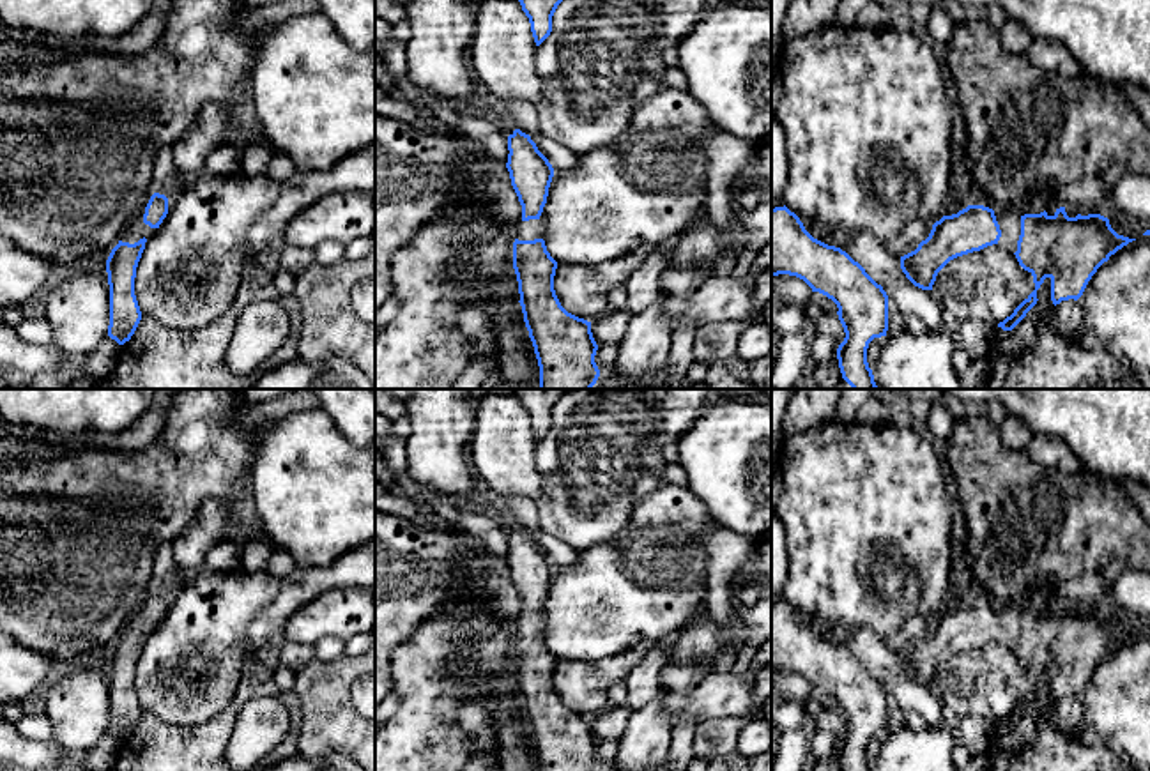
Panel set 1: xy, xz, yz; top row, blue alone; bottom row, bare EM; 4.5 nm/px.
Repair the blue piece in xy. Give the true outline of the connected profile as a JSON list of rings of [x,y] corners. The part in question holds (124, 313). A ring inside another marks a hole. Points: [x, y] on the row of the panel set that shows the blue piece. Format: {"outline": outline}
{"outline": [[[154,193],[145,207],[126,228],[106,260],[110,285],[108,336],[124,345],[134,334],[142,311],[134,295],[136,267],[147,240],[168,214],[168,198]]]}

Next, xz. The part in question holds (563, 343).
{"outline": [[[520,129],[508,136],[508,150],[506,168],[522,205],[522,221],[515,226],[513,269],[518,281],[518,302],[540,366],[540,389],[591,389],[600,377],[594,363],[598,345],[591,332],[591,322],[568,313],[556,295],[554,276],[557,262],[547,251],[543,240],[547,228],[540,221],[554,168],[531,136]]]}

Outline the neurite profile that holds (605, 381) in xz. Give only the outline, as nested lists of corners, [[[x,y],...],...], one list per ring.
[[[600,373],[596,384],[591,389],[667,389],[663,375],[648,382],[619,382],[609,373]]]

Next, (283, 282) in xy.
[[[278,267],[278,271],[272,274],[272,286],[281,297],[294,295],[295,274],[283,267]]]

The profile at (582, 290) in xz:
[[[639,248],[596,265],[557,263],[554,290],[561,306],[587,322],[598,318],[609,306],[610,290],[625,285],[649,253],[651,248]]]

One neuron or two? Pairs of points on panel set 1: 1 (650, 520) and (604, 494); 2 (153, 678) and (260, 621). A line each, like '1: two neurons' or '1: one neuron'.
1: two neurons
2: one neuron

